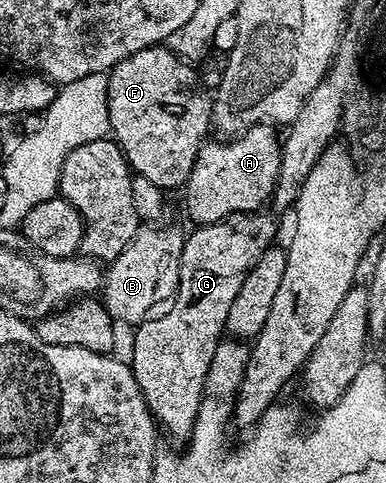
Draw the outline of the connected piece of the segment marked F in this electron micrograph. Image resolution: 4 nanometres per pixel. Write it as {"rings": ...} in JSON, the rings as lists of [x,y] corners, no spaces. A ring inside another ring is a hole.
{"rings":[[[169,47],[144,48],[123,58],[110,68],[107,75],[107,106],[109,131],[112,139],[121,145],[125,161],[134,173],[143,175],[162,190],[180,189],[191,174],[191,166],[211,132],[213,122],[213,97],[210,89],[201,85],[192,63],[175,55]]]}

